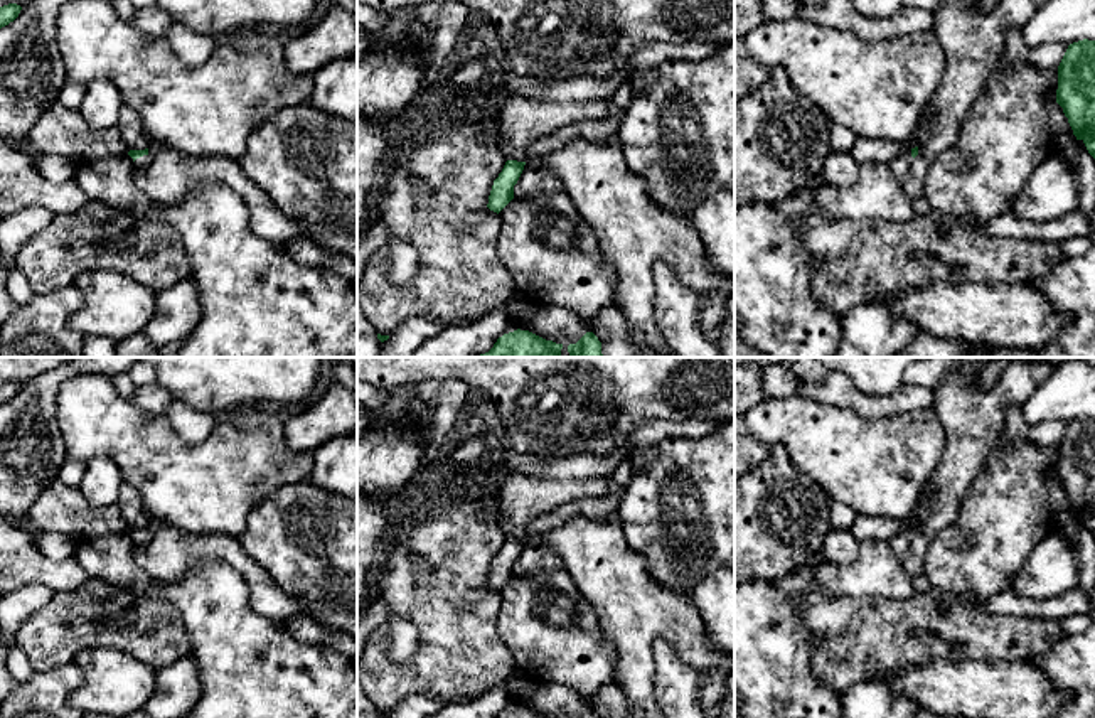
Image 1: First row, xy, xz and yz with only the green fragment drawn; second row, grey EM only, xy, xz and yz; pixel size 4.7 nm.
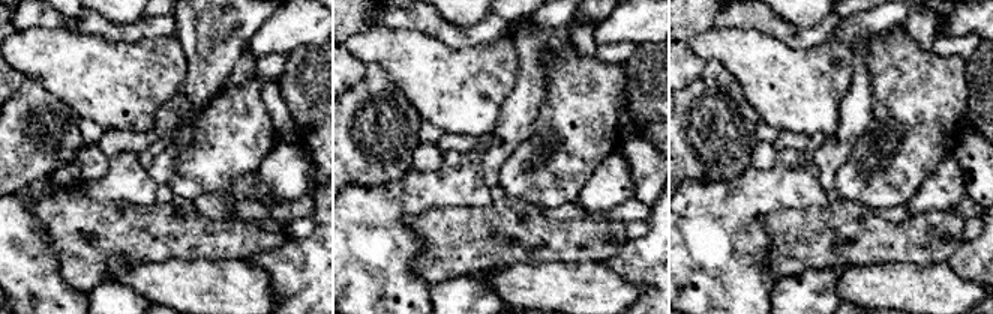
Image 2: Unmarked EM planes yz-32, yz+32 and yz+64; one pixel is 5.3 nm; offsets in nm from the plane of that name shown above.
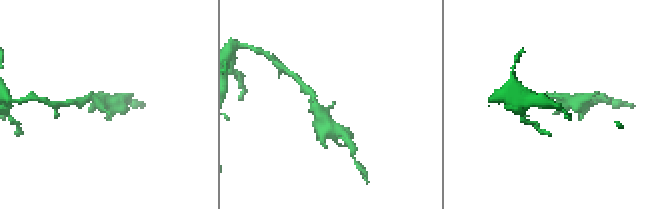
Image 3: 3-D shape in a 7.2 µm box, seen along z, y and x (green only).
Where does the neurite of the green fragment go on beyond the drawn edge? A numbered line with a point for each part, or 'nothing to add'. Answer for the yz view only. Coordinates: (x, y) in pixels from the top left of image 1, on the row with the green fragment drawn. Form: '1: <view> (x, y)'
1: yz (900, 166)

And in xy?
1: xy (144, 160)

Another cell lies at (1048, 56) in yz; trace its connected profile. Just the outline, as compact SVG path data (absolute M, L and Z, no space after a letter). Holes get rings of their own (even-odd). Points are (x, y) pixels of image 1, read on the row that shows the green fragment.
M1043 44L1029 49L1028 62L1036 69L1055 69L1060 66L1070 44Z

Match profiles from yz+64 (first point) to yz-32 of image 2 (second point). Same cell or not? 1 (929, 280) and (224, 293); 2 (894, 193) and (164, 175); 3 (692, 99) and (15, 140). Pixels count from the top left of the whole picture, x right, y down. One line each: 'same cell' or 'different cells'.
1: same cell
2: different cells
3: same cell

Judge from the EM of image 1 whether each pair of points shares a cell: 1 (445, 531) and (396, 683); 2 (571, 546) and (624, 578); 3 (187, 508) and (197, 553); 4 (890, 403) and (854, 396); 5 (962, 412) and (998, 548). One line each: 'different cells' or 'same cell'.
1: same cell
2: same cell
3: different cells
4: same cell
5: different cells

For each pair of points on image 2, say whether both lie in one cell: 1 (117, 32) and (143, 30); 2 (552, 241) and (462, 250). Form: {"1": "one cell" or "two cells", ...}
{"1": "one cell", "2": "one cell"}

